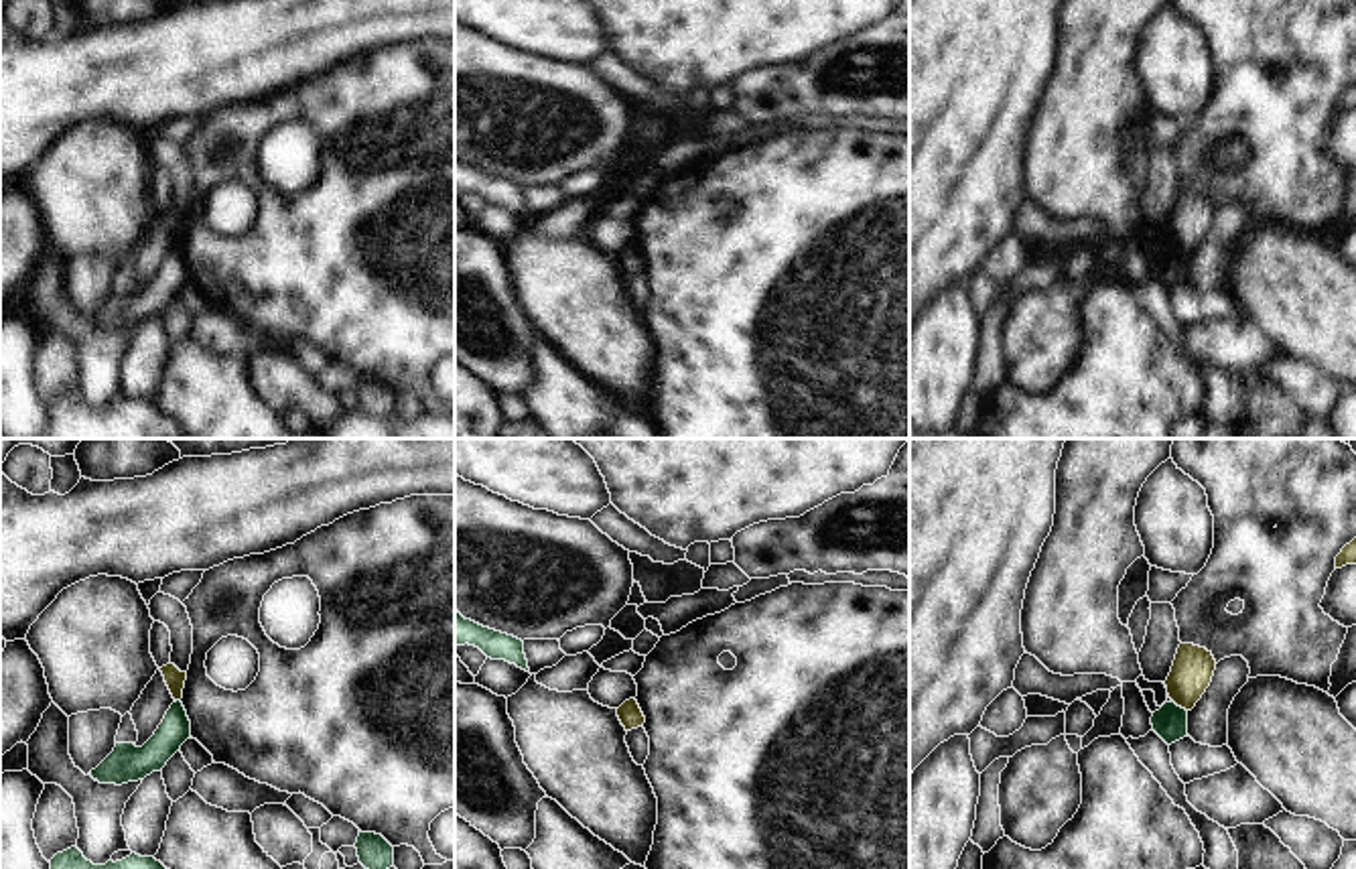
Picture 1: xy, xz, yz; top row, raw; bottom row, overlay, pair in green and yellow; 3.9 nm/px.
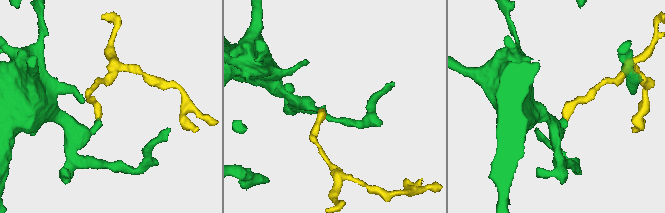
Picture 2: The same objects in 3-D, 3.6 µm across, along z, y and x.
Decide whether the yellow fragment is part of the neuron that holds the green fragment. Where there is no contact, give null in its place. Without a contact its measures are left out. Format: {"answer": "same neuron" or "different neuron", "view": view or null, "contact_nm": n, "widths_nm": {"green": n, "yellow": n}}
{"answer": "different neuron", "view": "yz", "contact_nm": 70, "widths_nm": {"green": 140, "yellow": 170}}

